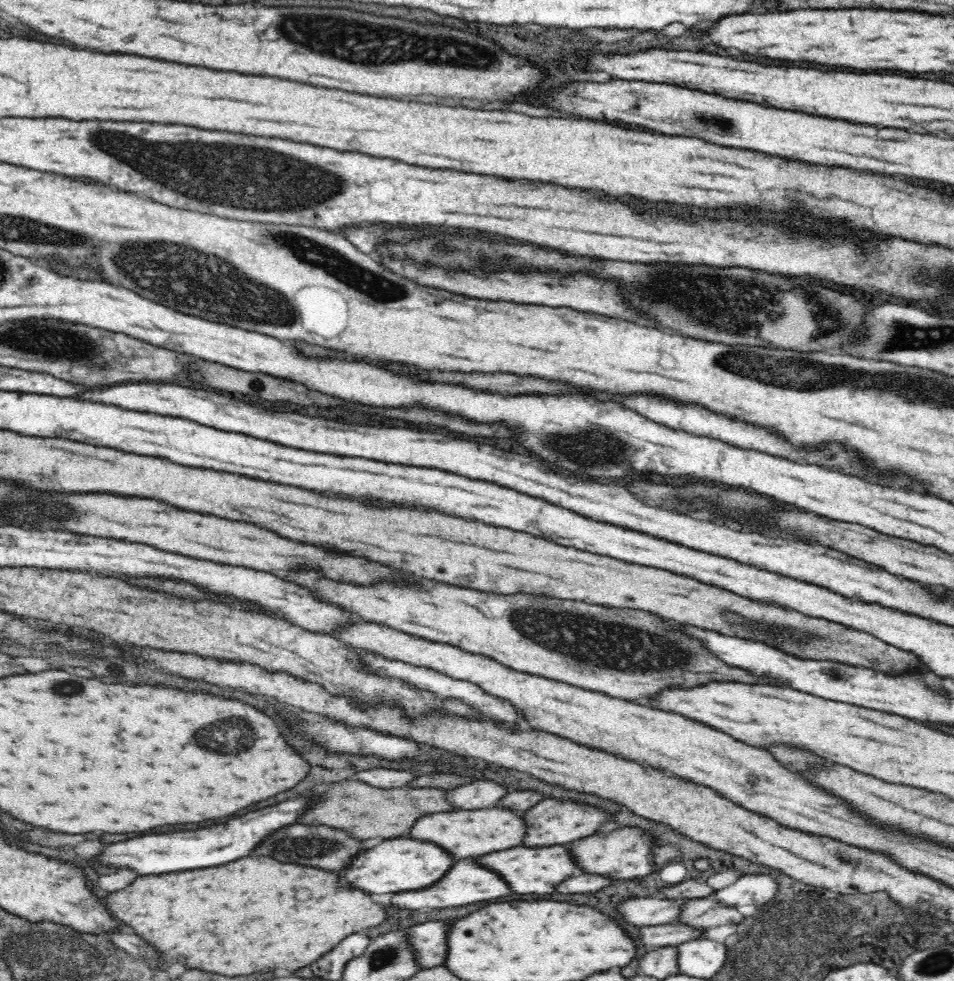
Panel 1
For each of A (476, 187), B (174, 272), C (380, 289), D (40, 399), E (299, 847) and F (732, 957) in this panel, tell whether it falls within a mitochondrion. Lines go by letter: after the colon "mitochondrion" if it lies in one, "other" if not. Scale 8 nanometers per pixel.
A: other
B: mitochondrion
C: mitochondrion
D: other
E: mitochondrion
F: mitochondrion

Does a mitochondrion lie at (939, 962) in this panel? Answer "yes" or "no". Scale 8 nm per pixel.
yes

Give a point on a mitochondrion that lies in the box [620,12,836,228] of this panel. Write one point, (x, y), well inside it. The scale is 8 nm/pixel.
(721, 123)

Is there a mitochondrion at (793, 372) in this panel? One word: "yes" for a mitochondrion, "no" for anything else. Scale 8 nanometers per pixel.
yes

